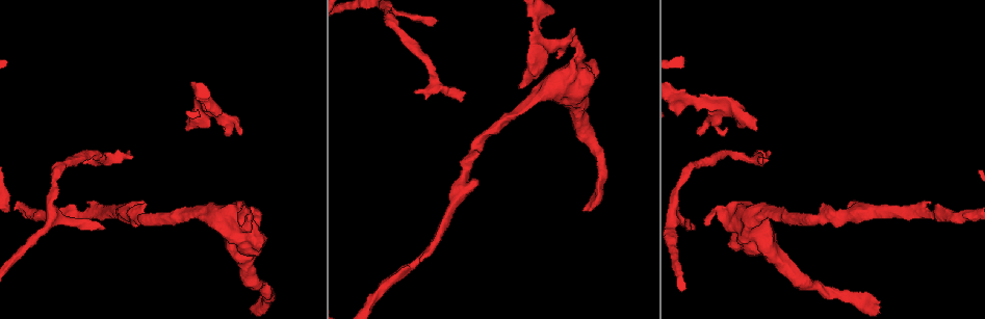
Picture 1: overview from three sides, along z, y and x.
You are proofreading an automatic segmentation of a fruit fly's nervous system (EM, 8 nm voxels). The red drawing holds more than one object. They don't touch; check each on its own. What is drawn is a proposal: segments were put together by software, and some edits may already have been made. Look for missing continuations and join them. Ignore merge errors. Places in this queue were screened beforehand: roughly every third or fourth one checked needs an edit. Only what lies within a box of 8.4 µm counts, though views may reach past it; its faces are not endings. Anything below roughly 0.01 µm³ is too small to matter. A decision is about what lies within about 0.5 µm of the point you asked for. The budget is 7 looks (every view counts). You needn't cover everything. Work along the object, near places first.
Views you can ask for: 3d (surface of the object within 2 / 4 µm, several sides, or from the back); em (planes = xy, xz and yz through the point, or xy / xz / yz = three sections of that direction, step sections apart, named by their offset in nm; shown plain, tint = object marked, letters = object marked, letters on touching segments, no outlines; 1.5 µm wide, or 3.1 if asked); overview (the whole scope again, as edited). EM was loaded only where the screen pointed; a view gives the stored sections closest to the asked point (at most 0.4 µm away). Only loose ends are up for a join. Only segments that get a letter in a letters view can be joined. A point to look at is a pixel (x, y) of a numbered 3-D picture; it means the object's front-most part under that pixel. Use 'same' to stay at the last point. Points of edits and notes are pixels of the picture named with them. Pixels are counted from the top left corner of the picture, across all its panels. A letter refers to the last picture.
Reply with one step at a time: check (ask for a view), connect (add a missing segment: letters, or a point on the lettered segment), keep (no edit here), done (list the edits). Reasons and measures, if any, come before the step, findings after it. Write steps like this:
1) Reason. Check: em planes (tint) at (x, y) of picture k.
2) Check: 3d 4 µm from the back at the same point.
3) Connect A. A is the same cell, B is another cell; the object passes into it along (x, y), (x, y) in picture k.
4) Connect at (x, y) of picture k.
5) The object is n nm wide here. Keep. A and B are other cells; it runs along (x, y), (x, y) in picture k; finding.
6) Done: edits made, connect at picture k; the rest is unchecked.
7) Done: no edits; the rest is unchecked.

An open end. Check: em planes (letters) at (698, 133) of picture 1.

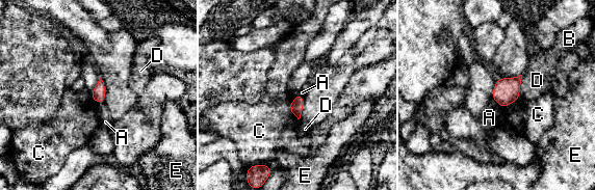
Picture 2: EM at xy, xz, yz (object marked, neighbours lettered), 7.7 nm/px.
Keep. A, B, C, D and E are other cells; a border runs along (493, 99), (502, 108) in picture 2; no lettered segment goes on from it.

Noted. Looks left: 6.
Thin end. Check: 3d 2 µm at (708, 225) of picture 1.

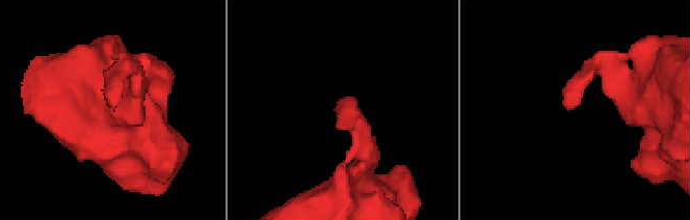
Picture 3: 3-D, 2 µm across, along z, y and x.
Check: em planes (letters) at (114, 111) of picture 3.

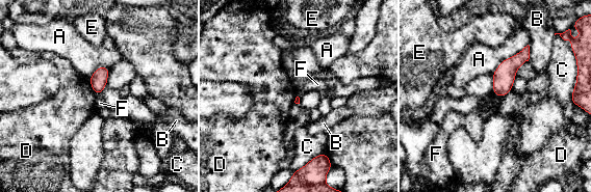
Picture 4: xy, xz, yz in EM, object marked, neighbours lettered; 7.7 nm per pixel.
Keep. A, B, C, D, E and F are other cells; a border runs along (493, 93), (498, 97) in picture 4; no lettered segment goes on from it.

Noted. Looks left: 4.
Free end. Check: em xy step 4 (tint) at (691, 230) of picture 1.

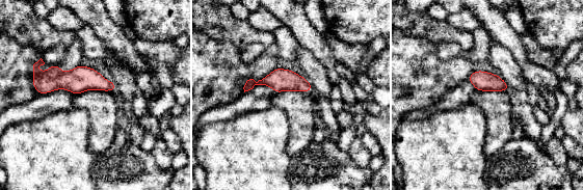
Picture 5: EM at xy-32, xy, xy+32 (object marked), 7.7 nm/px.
Cut it another way. Check: em planes (letters) at the same point.

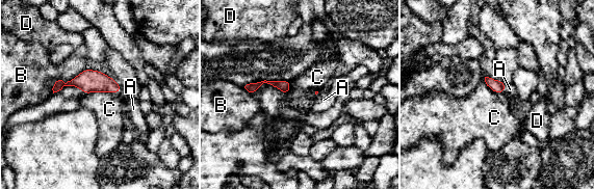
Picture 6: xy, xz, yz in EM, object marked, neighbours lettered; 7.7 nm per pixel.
Connect A. A is the same cell, B, C and D are other cells; the object passes into it along (497, 86), (505, 88), (510, 89) in picture 6; the cell continues.

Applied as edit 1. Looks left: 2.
Done: edits made, connect at picture 6; the rest is unchecked.

